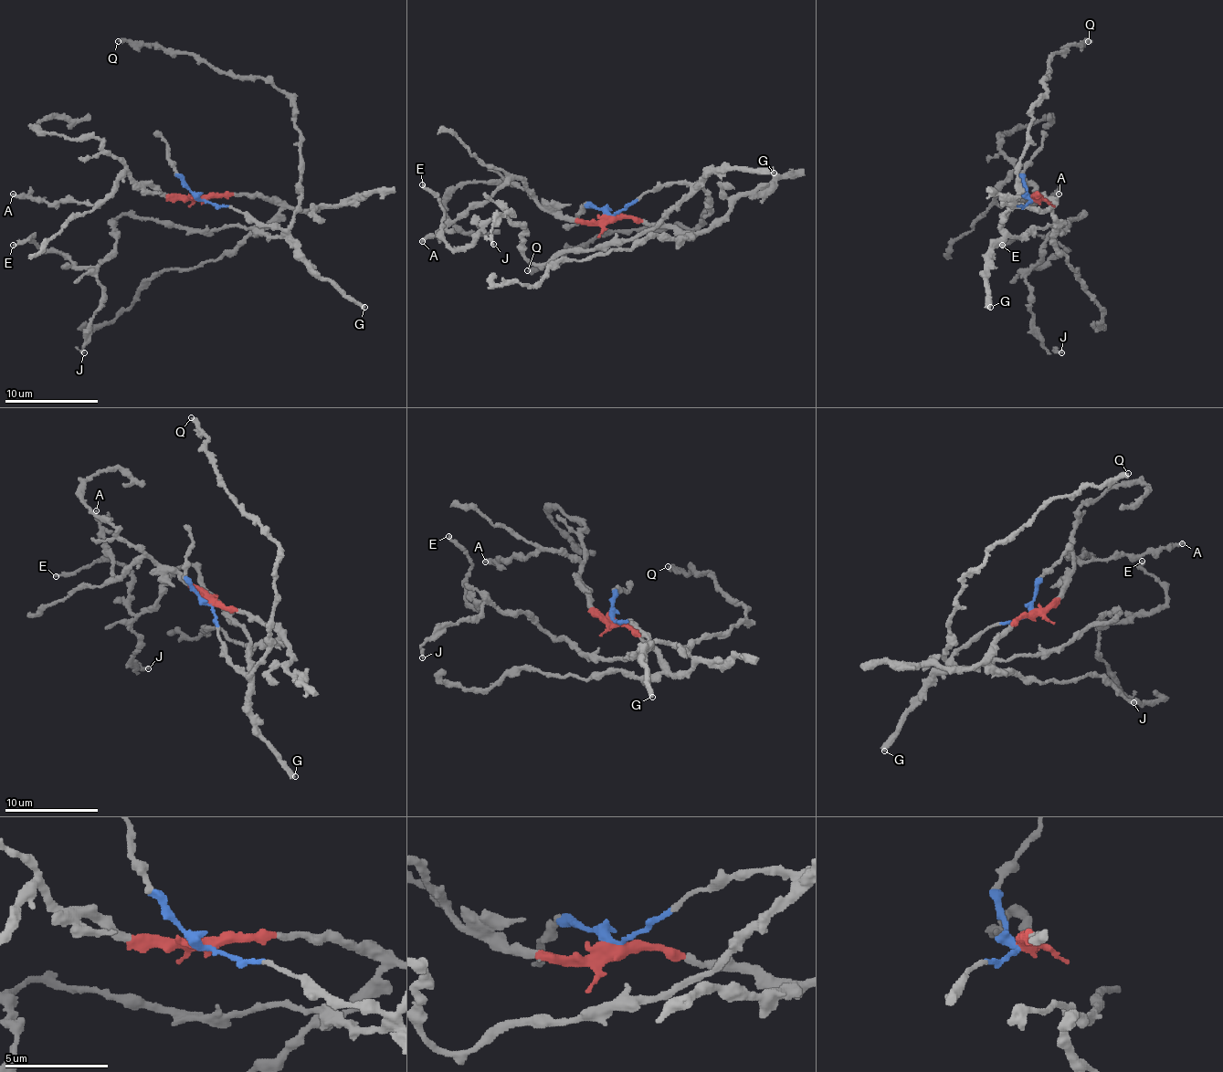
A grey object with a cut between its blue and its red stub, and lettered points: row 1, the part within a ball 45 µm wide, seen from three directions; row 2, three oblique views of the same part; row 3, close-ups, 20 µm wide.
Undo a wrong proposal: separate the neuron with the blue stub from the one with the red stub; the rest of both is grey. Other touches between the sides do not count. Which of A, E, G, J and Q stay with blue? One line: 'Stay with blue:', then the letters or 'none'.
Stay with blue: E, G, J, Q

